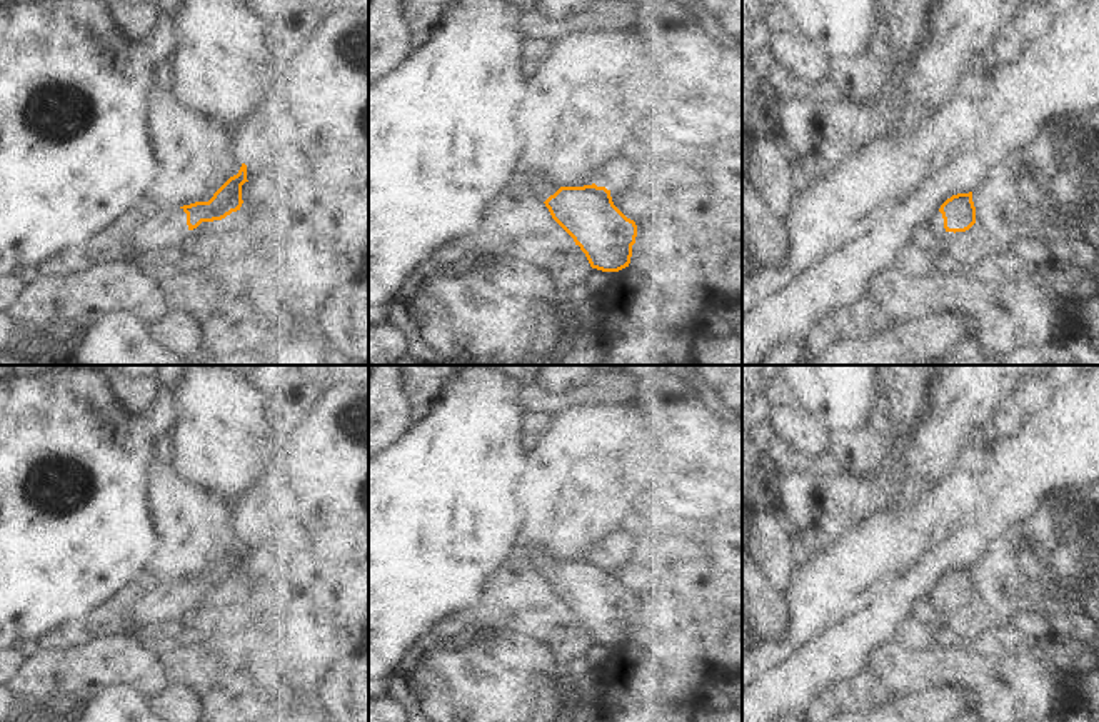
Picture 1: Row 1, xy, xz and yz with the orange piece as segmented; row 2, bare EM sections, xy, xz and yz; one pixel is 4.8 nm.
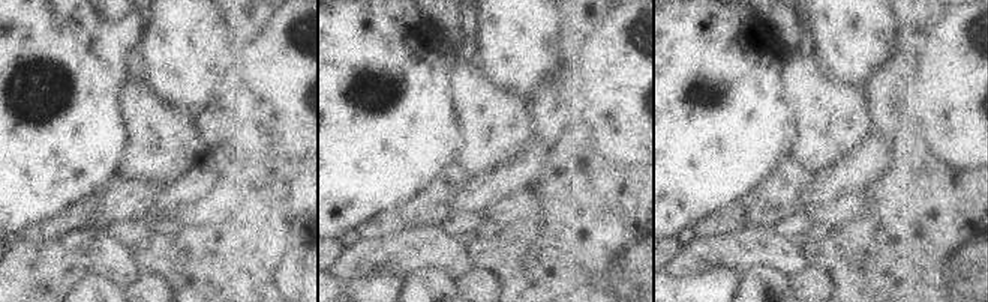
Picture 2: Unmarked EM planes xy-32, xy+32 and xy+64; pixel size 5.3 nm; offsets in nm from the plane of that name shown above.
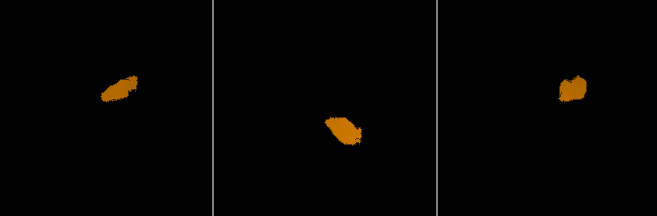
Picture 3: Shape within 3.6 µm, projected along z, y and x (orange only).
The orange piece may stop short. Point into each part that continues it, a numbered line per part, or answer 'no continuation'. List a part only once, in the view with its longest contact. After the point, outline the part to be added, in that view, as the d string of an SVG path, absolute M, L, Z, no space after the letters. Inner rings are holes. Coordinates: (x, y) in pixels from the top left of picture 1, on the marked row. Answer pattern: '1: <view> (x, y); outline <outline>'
1: xy (165, 227); outline M158 207L130 235L127 262L138 253L183 245L188 225L187 213L180 207Z

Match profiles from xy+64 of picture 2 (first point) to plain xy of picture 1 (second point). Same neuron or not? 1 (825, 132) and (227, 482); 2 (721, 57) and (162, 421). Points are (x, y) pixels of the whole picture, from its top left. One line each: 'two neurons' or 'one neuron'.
1: two neurons
2: one neuron

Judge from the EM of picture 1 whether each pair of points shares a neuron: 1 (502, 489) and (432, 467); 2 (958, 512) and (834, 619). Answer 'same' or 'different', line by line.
1: same
2: same

